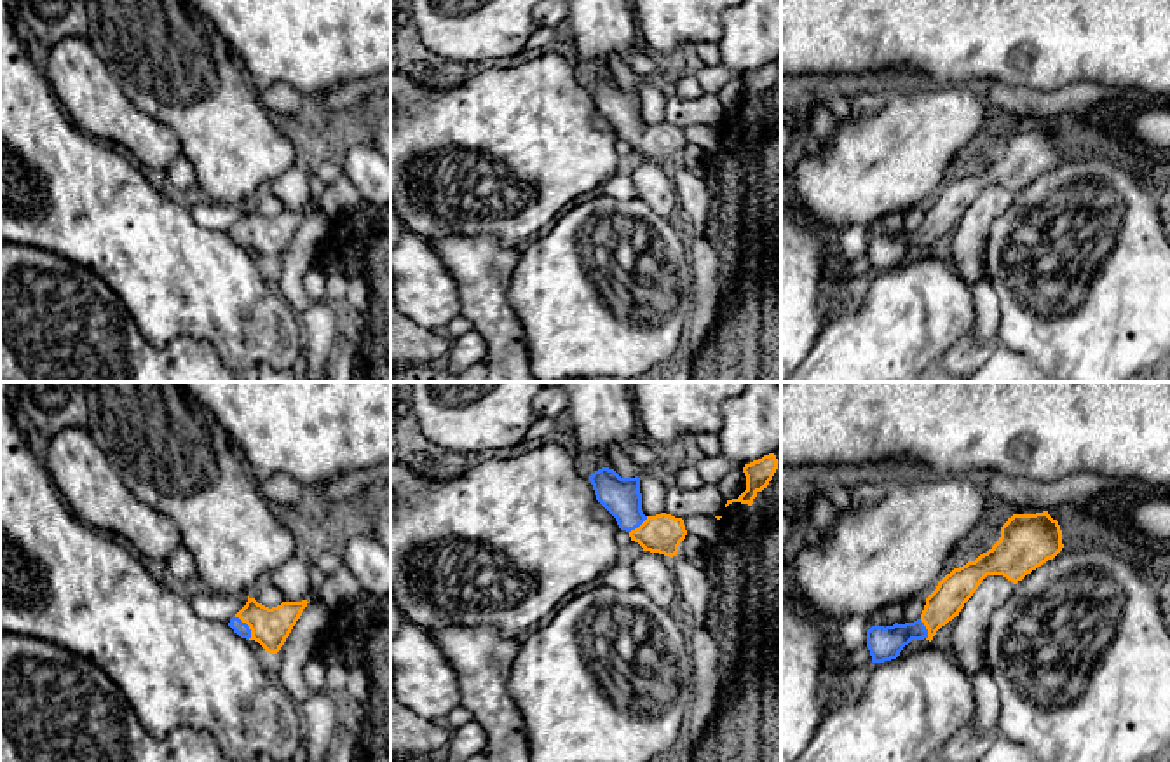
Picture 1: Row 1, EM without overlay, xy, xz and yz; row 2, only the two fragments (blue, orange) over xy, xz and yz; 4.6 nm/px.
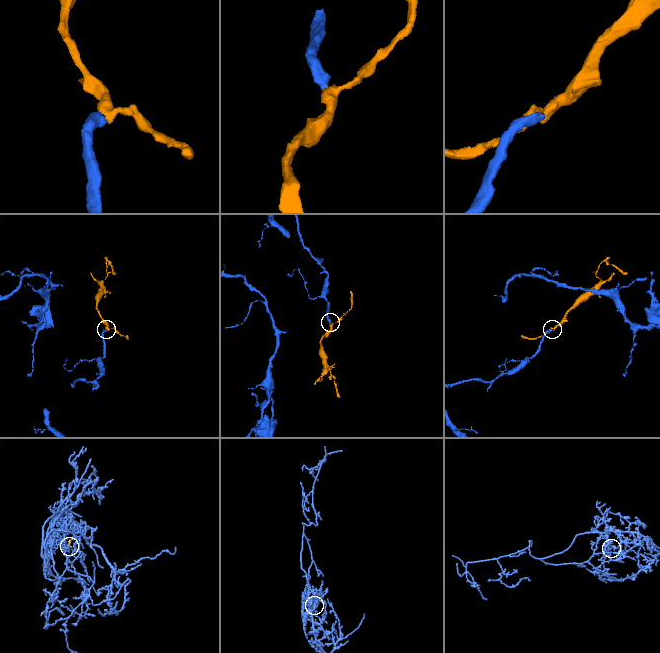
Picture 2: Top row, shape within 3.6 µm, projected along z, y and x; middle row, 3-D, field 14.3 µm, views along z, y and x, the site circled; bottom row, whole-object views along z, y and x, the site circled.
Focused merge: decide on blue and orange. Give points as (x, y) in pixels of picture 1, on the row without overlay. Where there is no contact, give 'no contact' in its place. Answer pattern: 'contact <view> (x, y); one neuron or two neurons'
contact xy (248, 236); one neuron

